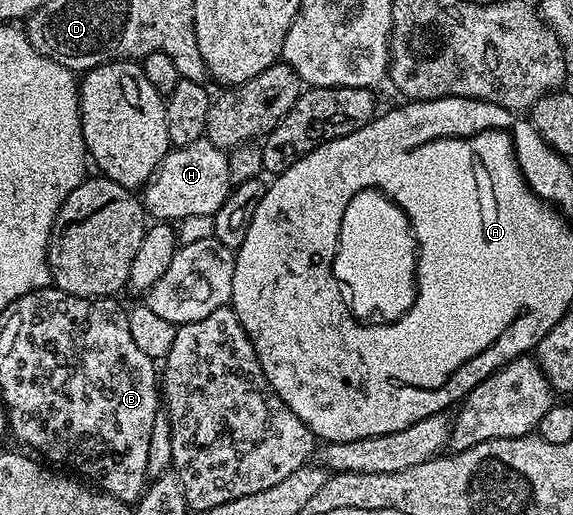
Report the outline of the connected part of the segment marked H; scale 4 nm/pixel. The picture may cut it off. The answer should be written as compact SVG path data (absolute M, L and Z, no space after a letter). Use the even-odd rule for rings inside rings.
M201 138L188 147L168 150L167 156L141 191L143 210L155 221L180 221L201 214L214 216L233 186L229 177L228 152Z

